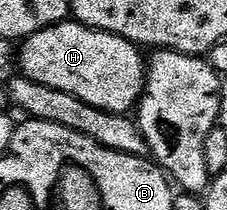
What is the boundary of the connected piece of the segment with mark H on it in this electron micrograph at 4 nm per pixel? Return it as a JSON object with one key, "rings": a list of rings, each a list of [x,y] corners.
{"rings":[[[66,22],[39,30],[34,36],[25,37],[19,48],[19,72],[28,80],[51,86],[51,90],[63,90],[63,94],[71,94],[79,98],[79,102],[87,102],[87,106],[124,116],[140,105],[145,94],[147,60],[146,57],[141,57],[141,52],[142,49],[138,45],[122,36],[100,32],[98,28],[89,28],[86,24]]]}

